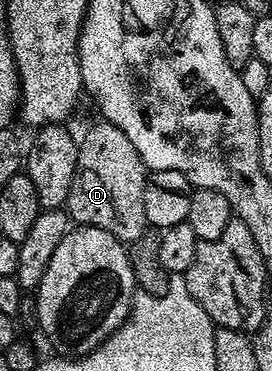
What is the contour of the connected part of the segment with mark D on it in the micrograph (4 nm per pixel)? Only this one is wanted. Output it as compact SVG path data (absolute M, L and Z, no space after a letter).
M99 120L78 139L77 168L73 188L69 188L66 211L72 223L92 226L109 232L124 244L137 241L148 233L145 216L145 184L149 177L147 165L141 160L137 148L111 122Z

